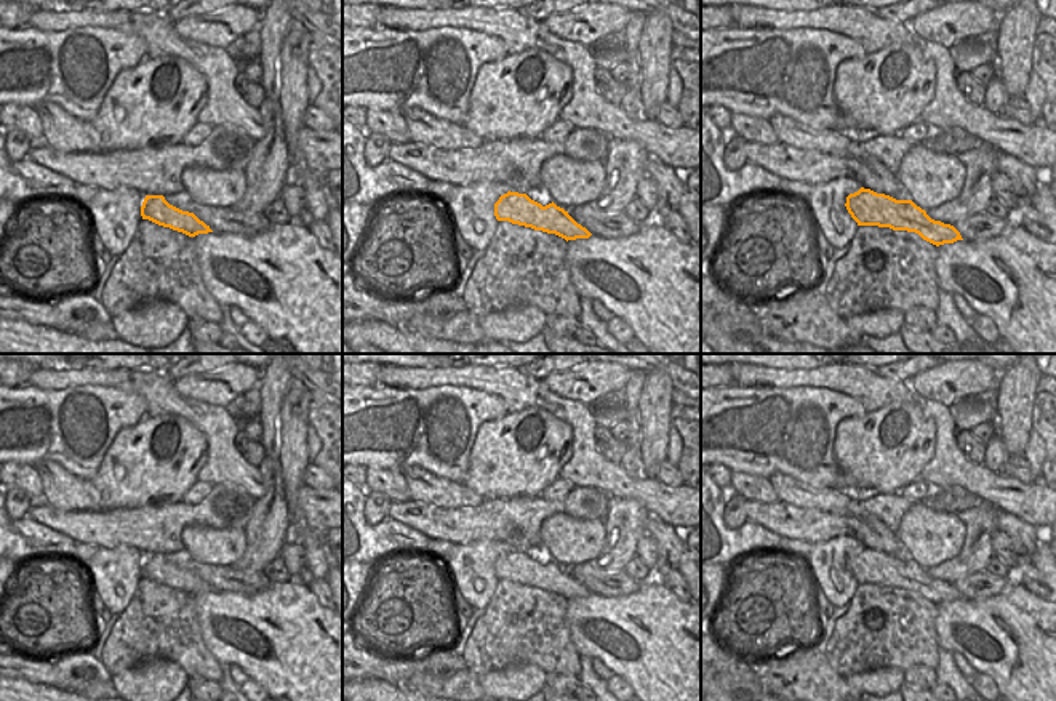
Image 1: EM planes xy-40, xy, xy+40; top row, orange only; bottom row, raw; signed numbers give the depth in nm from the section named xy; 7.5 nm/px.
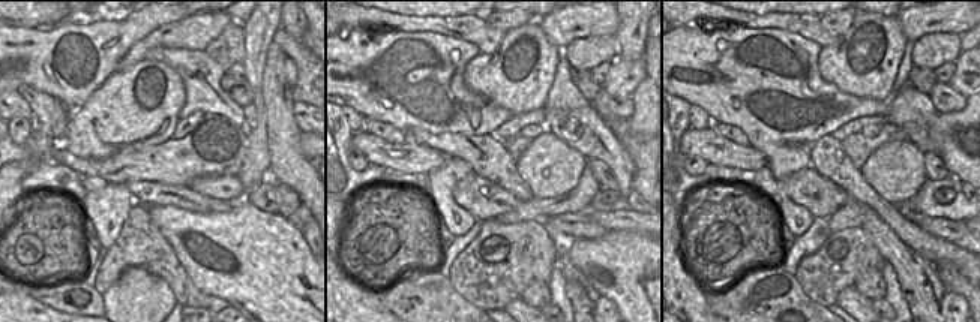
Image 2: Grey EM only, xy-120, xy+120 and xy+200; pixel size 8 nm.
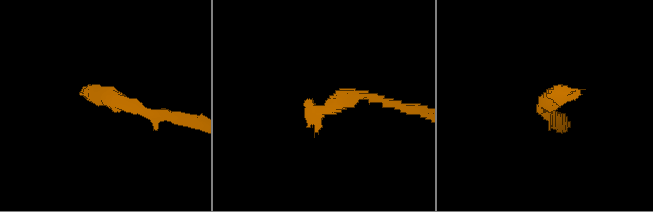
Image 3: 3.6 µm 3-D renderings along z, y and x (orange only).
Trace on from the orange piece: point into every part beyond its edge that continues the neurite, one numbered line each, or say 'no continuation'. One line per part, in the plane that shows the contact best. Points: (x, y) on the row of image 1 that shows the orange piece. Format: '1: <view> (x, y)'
no continuation

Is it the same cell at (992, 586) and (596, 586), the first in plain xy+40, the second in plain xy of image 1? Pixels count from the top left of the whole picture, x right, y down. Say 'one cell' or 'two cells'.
one cell

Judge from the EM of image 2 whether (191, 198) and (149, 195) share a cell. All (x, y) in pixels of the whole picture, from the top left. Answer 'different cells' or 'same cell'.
same cell

